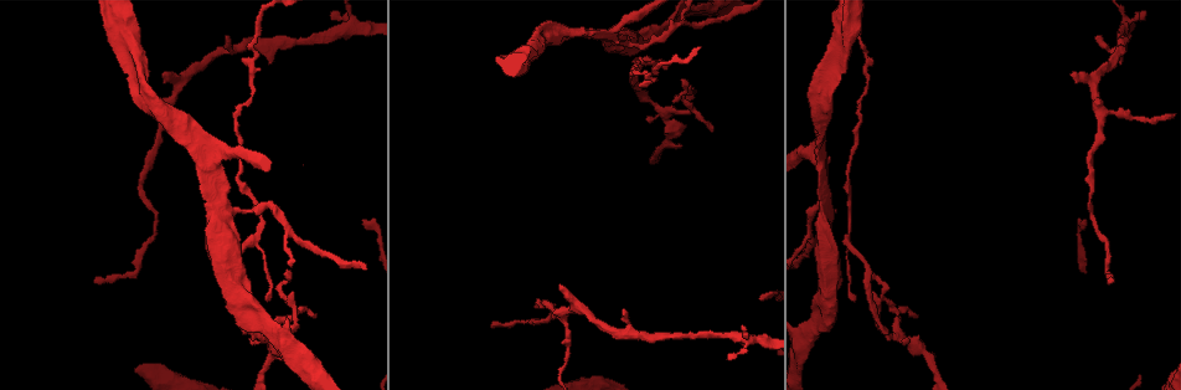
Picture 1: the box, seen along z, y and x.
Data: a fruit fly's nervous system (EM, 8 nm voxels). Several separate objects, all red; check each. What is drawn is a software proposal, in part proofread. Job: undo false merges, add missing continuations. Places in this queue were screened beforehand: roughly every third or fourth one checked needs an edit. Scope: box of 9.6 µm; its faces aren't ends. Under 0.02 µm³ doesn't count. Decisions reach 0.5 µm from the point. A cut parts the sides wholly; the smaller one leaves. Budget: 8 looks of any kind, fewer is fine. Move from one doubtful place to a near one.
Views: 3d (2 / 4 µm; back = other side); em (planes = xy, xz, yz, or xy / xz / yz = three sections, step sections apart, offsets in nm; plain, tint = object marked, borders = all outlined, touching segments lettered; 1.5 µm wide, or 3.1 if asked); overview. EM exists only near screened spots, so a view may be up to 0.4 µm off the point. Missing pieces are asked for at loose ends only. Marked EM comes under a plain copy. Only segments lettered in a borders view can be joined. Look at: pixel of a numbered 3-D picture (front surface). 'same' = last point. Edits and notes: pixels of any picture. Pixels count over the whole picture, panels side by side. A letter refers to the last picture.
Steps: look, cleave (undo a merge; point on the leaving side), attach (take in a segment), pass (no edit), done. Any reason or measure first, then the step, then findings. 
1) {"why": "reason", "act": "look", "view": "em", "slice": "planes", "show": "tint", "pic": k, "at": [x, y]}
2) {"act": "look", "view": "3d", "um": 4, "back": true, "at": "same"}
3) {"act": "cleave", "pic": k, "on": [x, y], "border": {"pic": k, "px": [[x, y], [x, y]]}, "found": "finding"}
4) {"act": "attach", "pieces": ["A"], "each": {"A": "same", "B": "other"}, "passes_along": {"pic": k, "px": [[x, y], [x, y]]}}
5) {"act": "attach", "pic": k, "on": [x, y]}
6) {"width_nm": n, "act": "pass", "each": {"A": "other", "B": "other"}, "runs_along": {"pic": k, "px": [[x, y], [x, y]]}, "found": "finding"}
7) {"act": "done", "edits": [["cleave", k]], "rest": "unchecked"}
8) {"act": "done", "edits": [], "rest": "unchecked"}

{"why": "three-way junction", "act": "look", "view": "3d", "um": 2, "pic": 1, "at": [663, 115]}

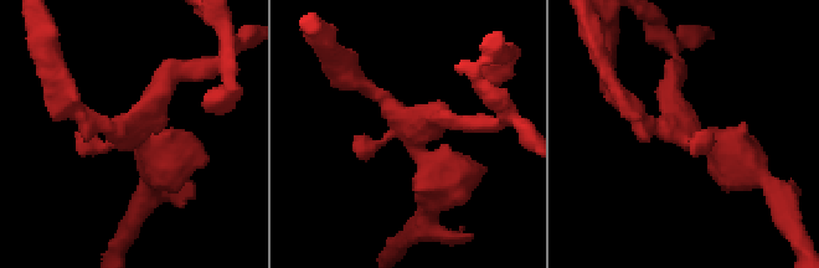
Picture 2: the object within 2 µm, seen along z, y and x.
{"arms": 3, "act": "look", "view": "em", "slice": "planes", "show": "borders", "pic": 2, "at": [414, 137]}

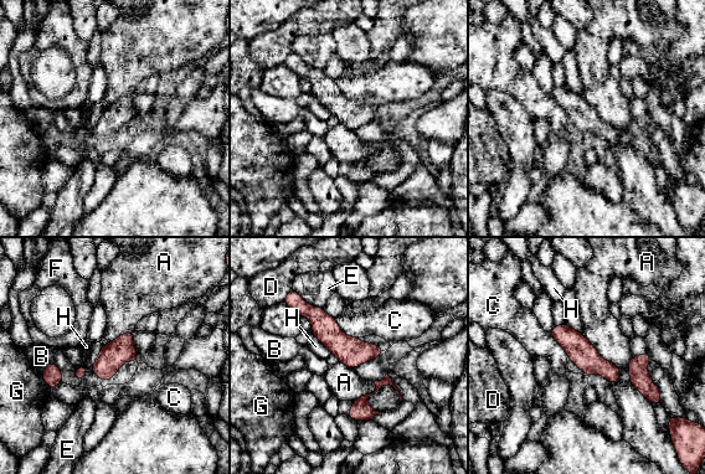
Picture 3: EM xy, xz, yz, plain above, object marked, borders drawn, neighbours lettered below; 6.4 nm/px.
{"act": "pass", "each": {"A": "other", "B": "other", "C": "other", "D": "other", "E": "other", "F": "other", "G": "other", "H": "other"}, "found": "continuous, no second neuron"}

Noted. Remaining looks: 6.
{"why": "free end", "act": "look", "view": "3d", "um": 4, "pic": 1, "at": [622, 314]}

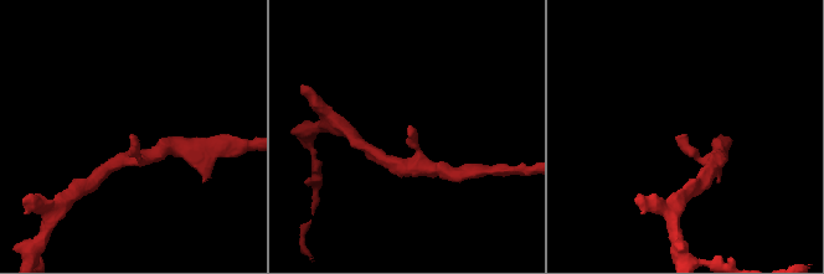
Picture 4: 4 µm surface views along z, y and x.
{"act": "look", "view": "em", "slice": "planes", "show": "tint", "pic": 4, "at": [407, 134]}

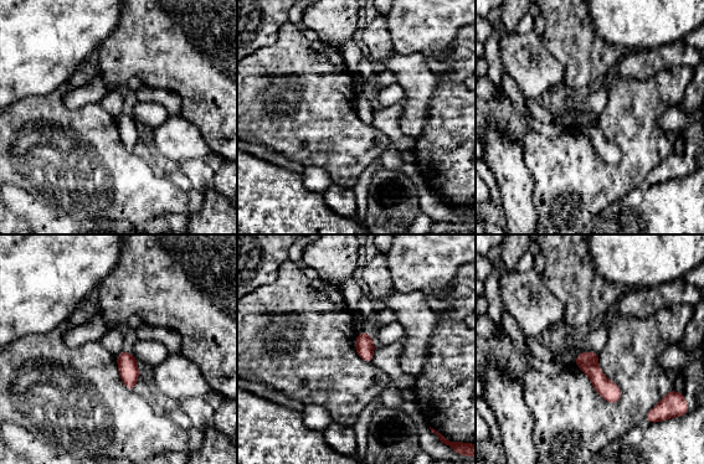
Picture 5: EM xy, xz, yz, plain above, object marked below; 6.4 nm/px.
{"why": "see the neighbours", "act": "look", "view": "em", "slice": "planes", "show": "borders", "at": "same"}

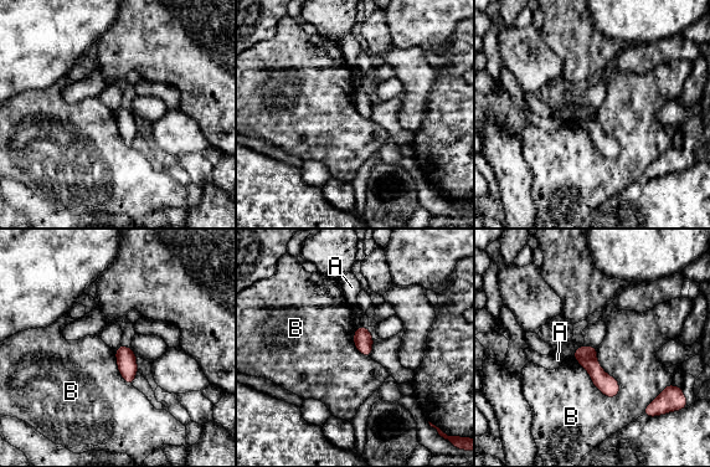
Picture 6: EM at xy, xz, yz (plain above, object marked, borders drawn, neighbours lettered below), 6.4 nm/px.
{"longest_contact_nm": ["B", 380], "act": "pass", "each": {"A": "other", "B": "other"}, "runs_along": {"pic": 6, "px": [[582, 349], [612, 394]]}, "found": "none of them fits"}

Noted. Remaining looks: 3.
{"why": "free end", "act": "look", "view": "3d", "um": 2, "pic": 1, "at": [1145, 19]}

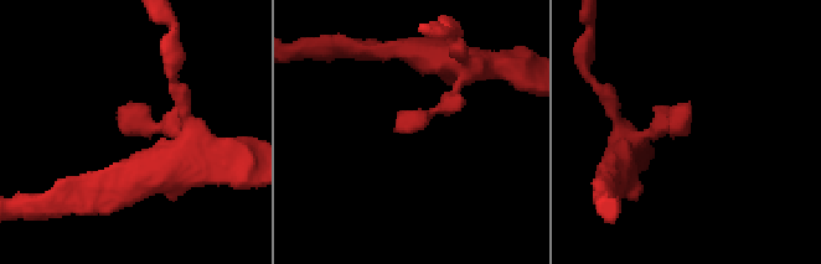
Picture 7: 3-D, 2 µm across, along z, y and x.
{"act": "look", "view": "em", "slice": "planes", "show": "borders", "pic": 7, "at": [118, 125]}

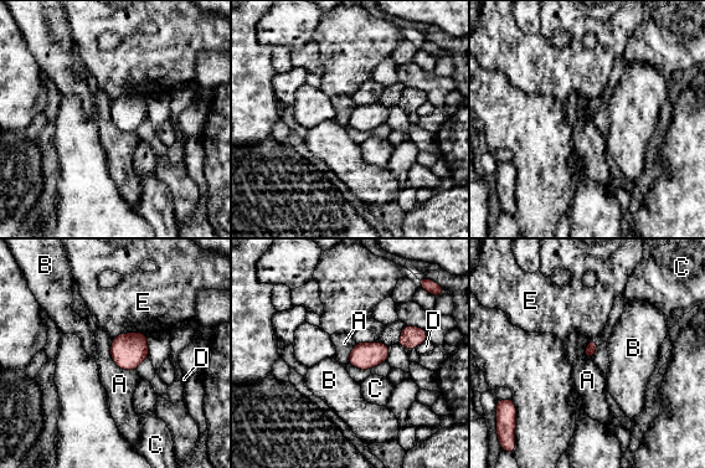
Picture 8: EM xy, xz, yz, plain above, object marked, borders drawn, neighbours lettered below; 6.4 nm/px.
{"act": "pass", "each": {"A": "other", "B": "other", "C": "other", "D": "other", "E": "other"}, "border": {"pic": 8, "px": [[112, 339], [112, 360], [134, 370]]}, "found": "no lettered segment goes on from it"}

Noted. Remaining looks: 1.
{"act": "done", "edits": [], "rest": "unchecked"}

